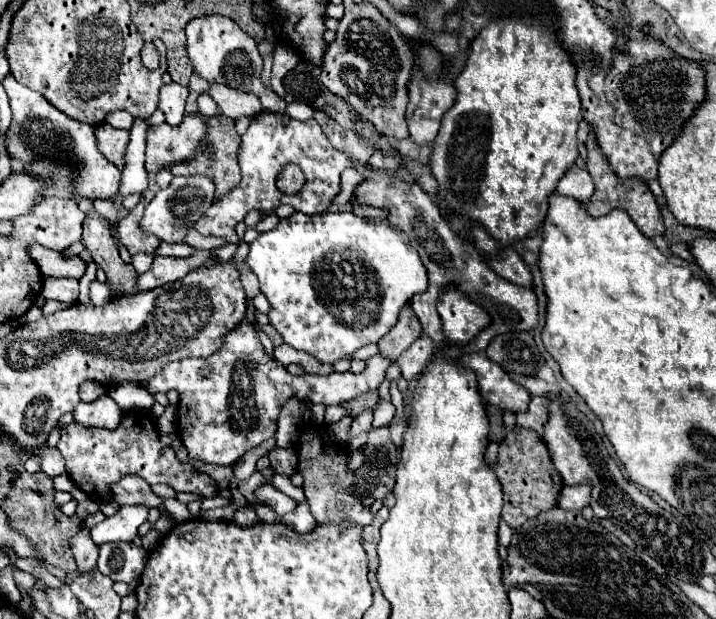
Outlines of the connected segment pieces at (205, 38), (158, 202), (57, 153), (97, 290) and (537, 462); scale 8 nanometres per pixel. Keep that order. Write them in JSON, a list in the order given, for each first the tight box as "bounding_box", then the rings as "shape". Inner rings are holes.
[{"bounding_box":[186,15,286,113],"shape":[[[206,15],[206,17],[192,19],[186,25],[186,51],[194,65],[194,71],[208,83],[222,83],[232,89],[250,91],[260,97],[264,111],[284,113],[286,109],[284,99],[260,83],[262,57],[258,53],[256,41],[246,31],[242,31],[230,17]]]},{"bounding_box":[140,175,214,243],"shape":[[[196,175],[190,179],[174,177],[166,189],[160,189],[156,197],[146,205],[144,217],[140,221],[140,229],[146,235],[154,235],[166,243],[184,243],[184,237],[194,227],[194,223],[202,217],[202,213],[212,205],[214,183],[210,179]]]},{"bounding_box":[2,75,120,199],"shape":[[[6,75],[2,85],[8,93],[10,107],[12,107],[12,125],[6,137],[6,149],[10,157],[16,157],[24,163],[32,163],[32,159],[36,159],[38,155],[48,155],[48,157],[58,157],[60,161],[72,163],[80,173],[78,181],[74,183],[80,197],[112,199],[118,193],[120,171],[100,155],[92,125],[70,119],[62,111],[58,111],[54,105],[50,105],[42,95],[38,95],[38,91],[30,91],[28,87],[18,85],[12,75]]]},{"bounding_box":[90,281,110,305],"shape":[[[94,281],[90,285],[90,299],[94,305],[104,305],[106,301],[110,301],[110,289],[106,283],[100,283],[100,281]]]},{"bounding_box":[490,431,564,529],"shape":[[[508,431],[506,439],[500,443],[498,459],[490,467],[502,485],[502,493],[504,493],[502,519],[510,527],[516,529],[524,521],[536,517],[538,513],[556,507],[558,493],[564,483],[562,483],[562,477],[558,475],[558,471],[554,471],[548,449],[538,433],[528,433],[524,437],[524,431]]]}]

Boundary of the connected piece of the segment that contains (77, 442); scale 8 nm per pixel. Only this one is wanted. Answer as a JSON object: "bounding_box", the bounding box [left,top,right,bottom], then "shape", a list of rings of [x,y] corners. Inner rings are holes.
{"bounding_box":[58,409,218,499],"shape":[[[144,409],[126,411],[116,429],[82,427],[78,423],[70,423],[62,429],[58,449],[66,461],[66,473],[70,479],[96,499],[110,499],[108,489],[128,473],[142,477],[148,485],[164,483],[174,491],[196,493],[200,497],[214,497],[218,493],[218,485],[210,475],[182,463],[172,447],[160,443],[160,433],[154,427],[152,413]]]}

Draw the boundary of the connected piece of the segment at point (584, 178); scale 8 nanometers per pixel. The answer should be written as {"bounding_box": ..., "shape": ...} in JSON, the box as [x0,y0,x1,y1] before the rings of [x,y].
{"bounding_box":[556,165,594,201],"shape":[[[572,165],[570,171],[566,171],[564,177],[560,179],[556,191],[560,195],[566,195],[566,197],[588,201],[590,195],[594,193],[594,183],[592,183],[592,177],[586,169]]]}

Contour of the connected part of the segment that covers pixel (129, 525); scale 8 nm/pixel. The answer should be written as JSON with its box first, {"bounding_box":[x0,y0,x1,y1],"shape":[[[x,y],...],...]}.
{"bounding_box":[90,505,146,545],"shape":[[[130,505],[120,507],[116,515],[106,517],[104,521],[90,529],[90,535],[97,545],[107,542],[132,541],[138,535],[138,527],[146,521],[146,507]]]}

